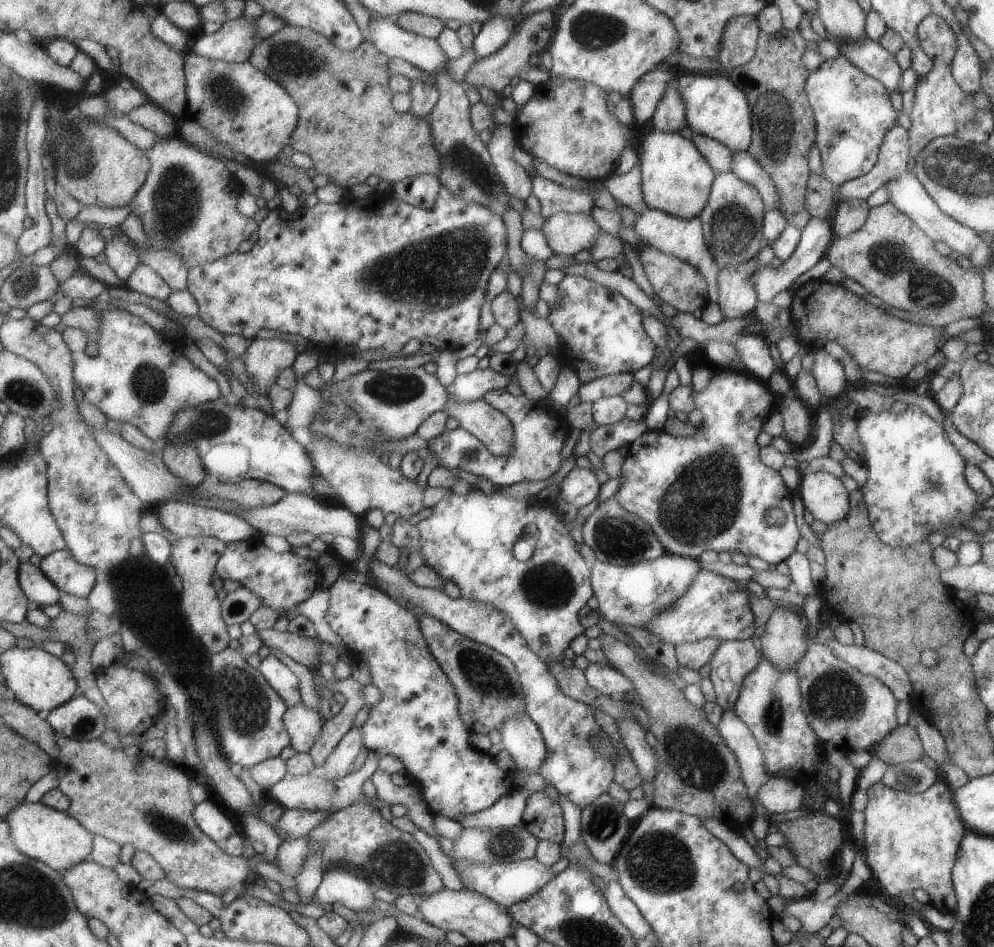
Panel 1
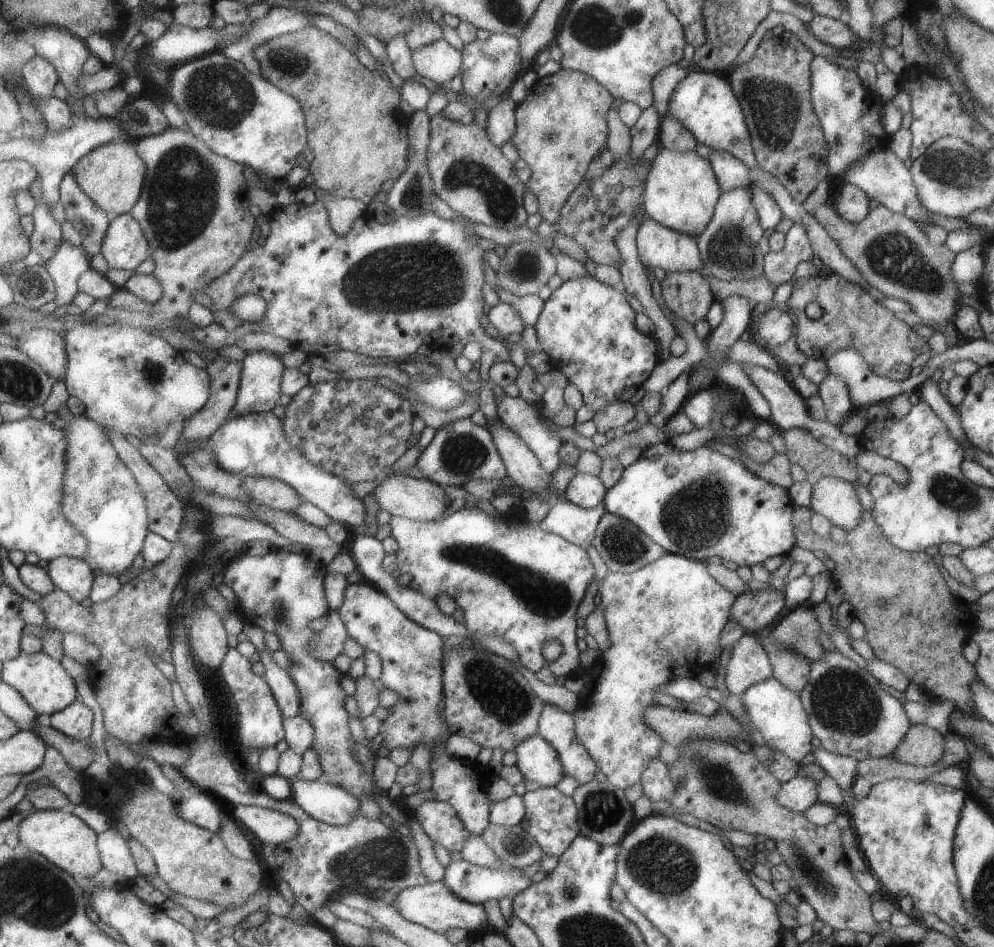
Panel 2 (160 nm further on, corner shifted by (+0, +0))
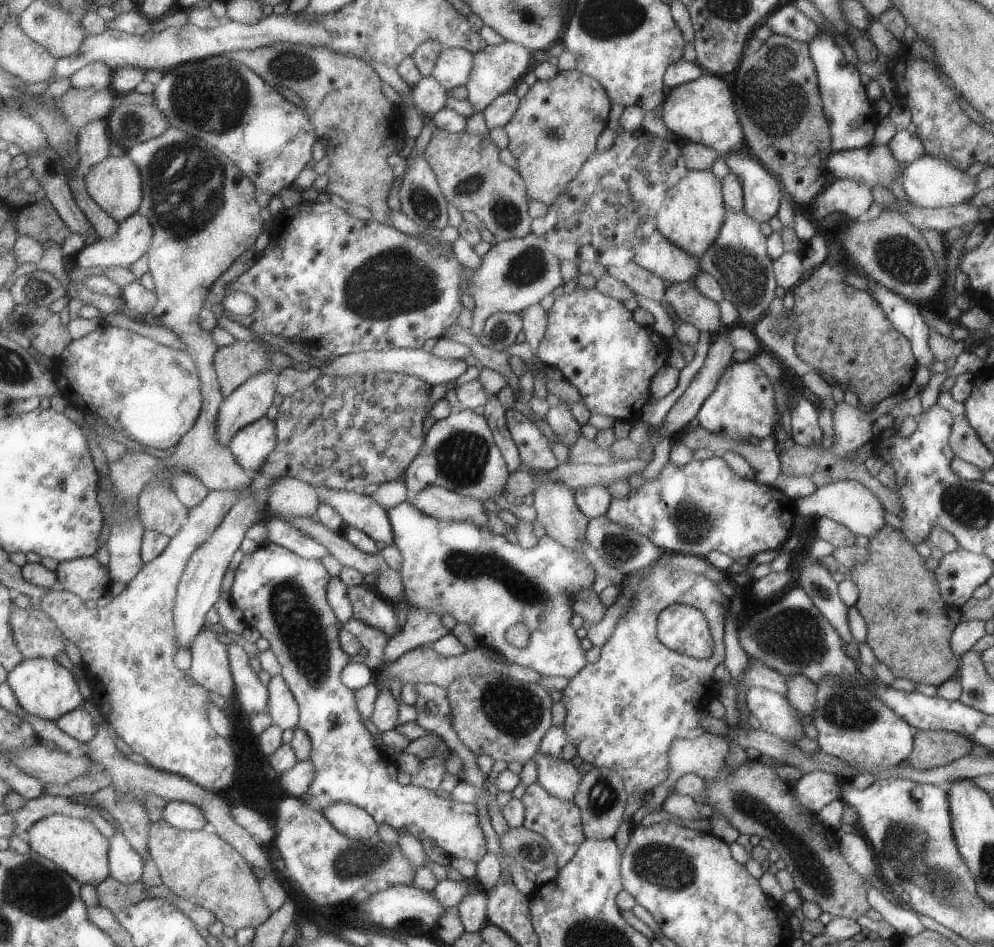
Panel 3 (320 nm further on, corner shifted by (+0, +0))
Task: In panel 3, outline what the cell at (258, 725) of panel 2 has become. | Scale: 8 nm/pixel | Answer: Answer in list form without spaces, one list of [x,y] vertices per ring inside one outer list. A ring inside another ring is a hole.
[[[228,642],[228,653],[237,685],[237,701],[249,712],[268,712],[269,689],[251,668],[251,655],[234,642]]]

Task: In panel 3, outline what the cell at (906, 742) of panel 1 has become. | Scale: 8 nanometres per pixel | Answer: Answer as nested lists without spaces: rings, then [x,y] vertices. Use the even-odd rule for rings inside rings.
[[[918,731],[905,761],[915,770],[932,769],[970,754],[974,742],[951,731]]]

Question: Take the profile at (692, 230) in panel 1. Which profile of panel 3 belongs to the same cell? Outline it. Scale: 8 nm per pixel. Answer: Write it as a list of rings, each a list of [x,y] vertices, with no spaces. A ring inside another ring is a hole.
[[[655,231],[636,250],[633,262],[657,275],[661,280],[682,283],[696,276],[698,260],[669,242],[659,231]]]

